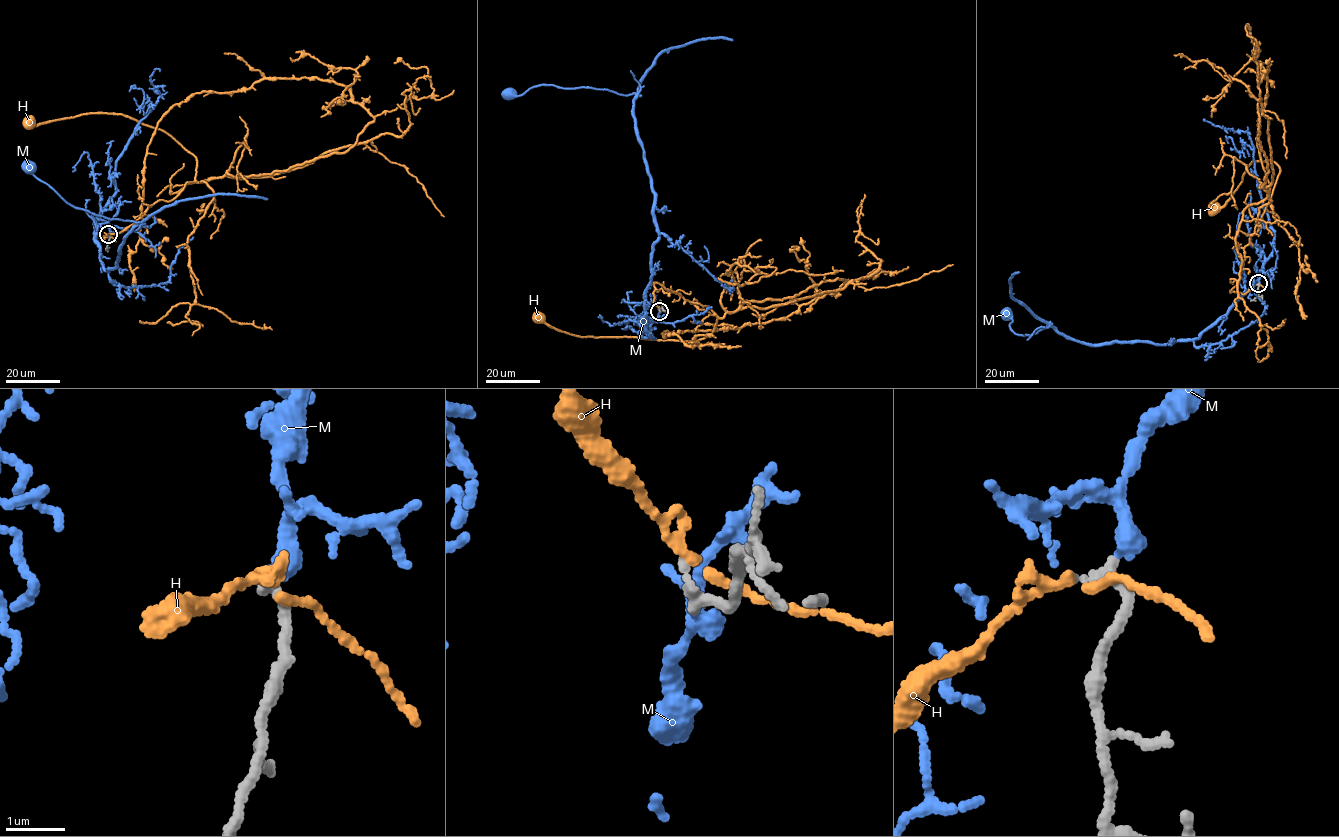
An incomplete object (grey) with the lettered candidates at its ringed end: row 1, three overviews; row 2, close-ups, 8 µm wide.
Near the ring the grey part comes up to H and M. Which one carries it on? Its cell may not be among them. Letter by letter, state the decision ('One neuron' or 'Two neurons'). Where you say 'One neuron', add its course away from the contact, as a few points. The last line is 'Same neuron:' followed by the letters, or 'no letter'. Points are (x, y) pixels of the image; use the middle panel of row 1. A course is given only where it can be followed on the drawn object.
H: Two neurons
M: One neuron. Its course: (659, 312), (657, 318), (643, 319), (658, 233), (652, 177), (637, 137), (636, 94), (544, 84), (509, 95)
Same neuron: M

